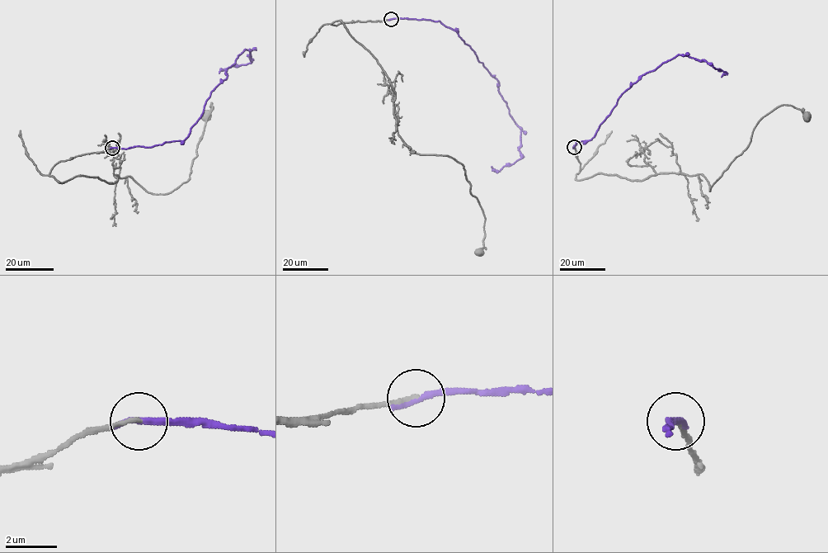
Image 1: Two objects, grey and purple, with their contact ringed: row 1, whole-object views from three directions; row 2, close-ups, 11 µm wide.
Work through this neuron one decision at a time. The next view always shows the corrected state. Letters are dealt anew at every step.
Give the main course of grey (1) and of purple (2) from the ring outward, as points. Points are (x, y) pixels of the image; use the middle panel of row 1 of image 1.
1: (391, 19), (331, 24), (343, 24), (389, 79), (402, 140), (415, 153), (463, 166), (485, 220), (479, 251)
2: (391, 19), (439, 21), (453, 29), (499, 82), (498, 91), (520, 129), (521, 158), (499, 171), (491, 166)

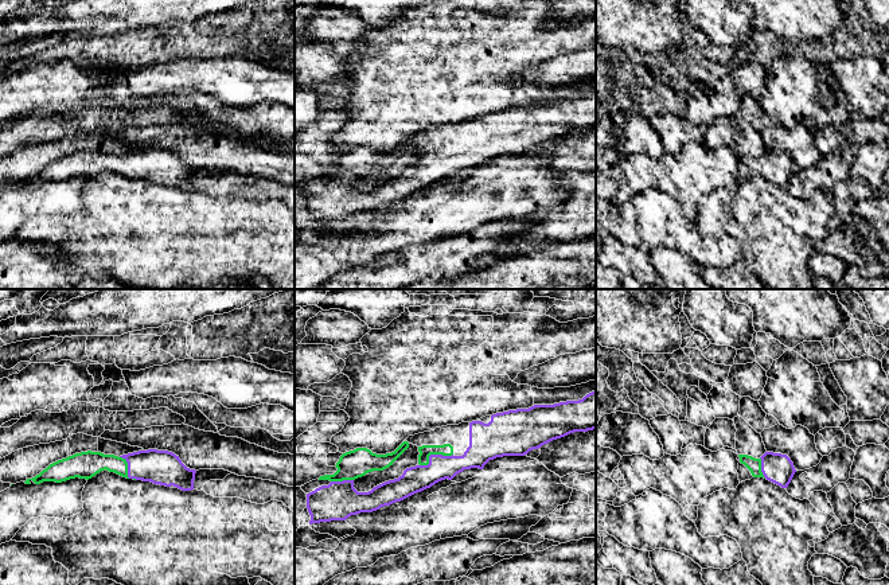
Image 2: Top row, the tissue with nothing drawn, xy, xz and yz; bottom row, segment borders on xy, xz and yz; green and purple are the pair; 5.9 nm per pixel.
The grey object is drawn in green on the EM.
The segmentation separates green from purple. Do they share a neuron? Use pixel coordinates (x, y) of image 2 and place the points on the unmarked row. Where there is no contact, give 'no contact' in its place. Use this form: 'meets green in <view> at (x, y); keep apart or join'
meets green in xz at (433, 152); join

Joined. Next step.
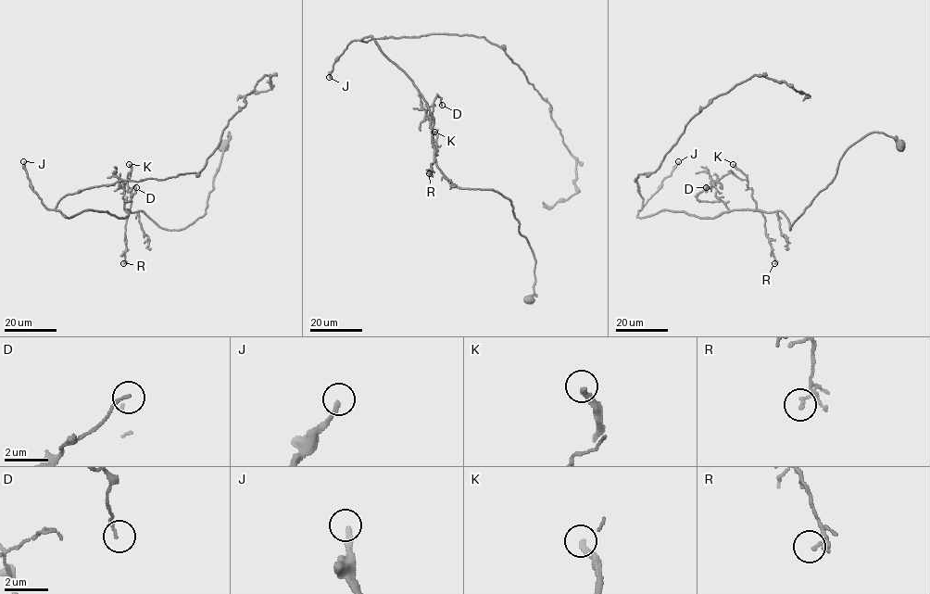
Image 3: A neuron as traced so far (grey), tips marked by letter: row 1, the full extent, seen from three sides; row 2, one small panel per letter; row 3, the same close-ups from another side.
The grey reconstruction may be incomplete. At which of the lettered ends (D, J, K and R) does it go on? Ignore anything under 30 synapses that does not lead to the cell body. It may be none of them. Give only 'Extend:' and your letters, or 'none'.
Extend: J

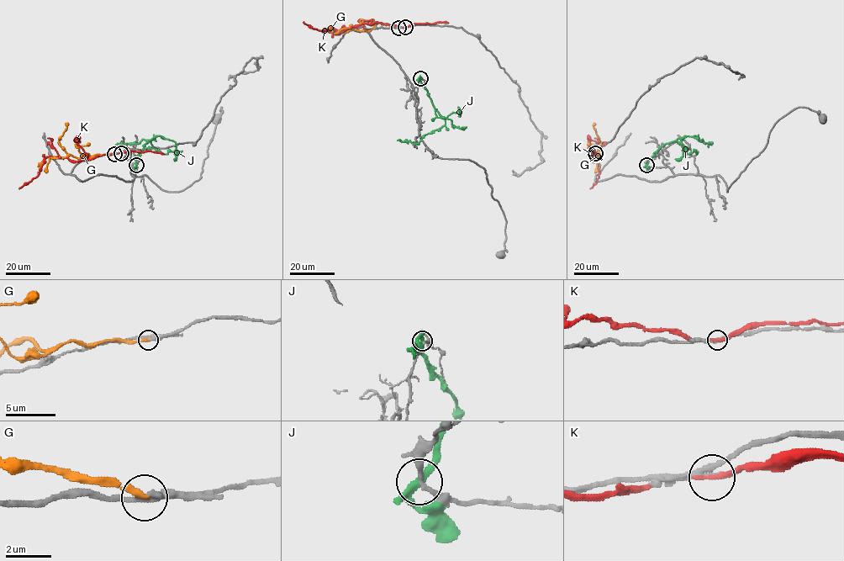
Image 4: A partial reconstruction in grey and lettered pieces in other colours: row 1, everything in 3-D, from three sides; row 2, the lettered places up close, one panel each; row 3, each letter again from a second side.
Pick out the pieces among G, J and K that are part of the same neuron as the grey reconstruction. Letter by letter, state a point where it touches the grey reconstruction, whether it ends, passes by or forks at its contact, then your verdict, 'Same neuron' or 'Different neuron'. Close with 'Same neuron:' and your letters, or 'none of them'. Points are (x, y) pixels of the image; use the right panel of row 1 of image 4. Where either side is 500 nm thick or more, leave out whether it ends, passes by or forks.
G: Touches grey at (596, 154). It ends there. Different neuron
J: Touches grey at (646, 165). It forks there. Different neuron
K: Touches grey at (595, 153). It ends there. Different neuron
Same neuron: none of them

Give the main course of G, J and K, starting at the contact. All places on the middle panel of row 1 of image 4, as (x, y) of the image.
G: (398, 28), (378, 23), (371, 29), (343, 32), (351, 26)
J: (420, 78), (434, 107), (445, 119), (445, 124), (425, 134), (418, 142), (397, 140)
K: (405, 27), (378, 23), (361, 24), (334, 34), (328, 29), (313, 29), (303, 21)

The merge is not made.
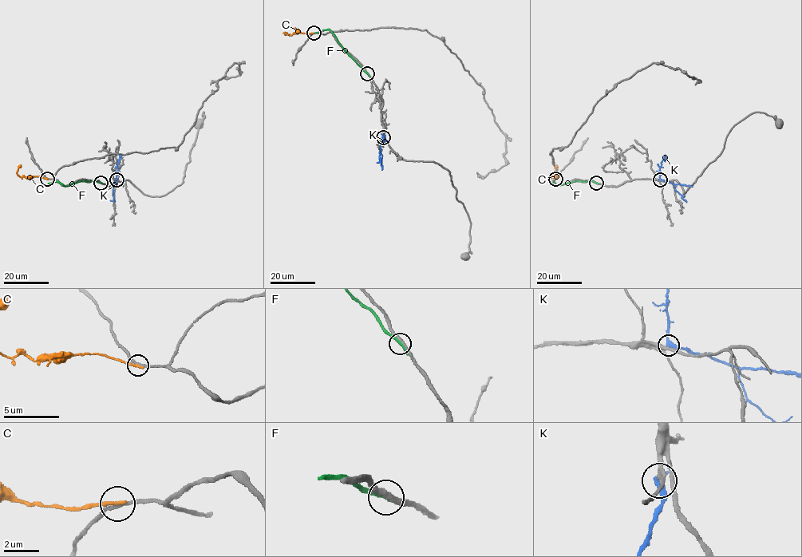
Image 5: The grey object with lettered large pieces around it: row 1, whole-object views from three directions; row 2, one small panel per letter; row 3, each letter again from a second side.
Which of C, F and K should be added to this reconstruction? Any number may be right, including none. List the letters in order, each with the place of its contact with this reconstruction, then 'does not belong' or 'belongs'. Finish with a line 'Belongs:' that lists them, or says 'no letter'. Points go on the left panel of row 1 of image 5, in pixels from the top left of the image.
C: contact (47, 179); does not belong
F: contact (100, 183); does not belong
K: contact (116, 179); belongs
Belongs: K

